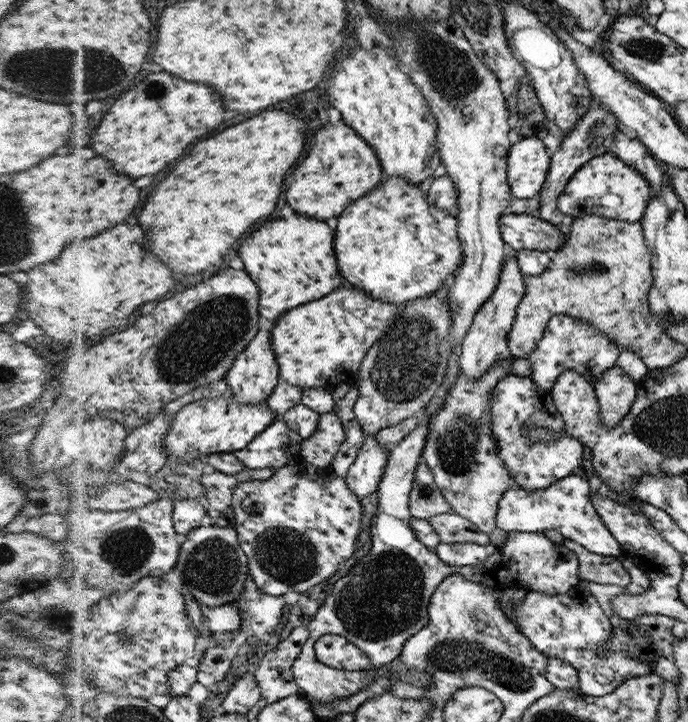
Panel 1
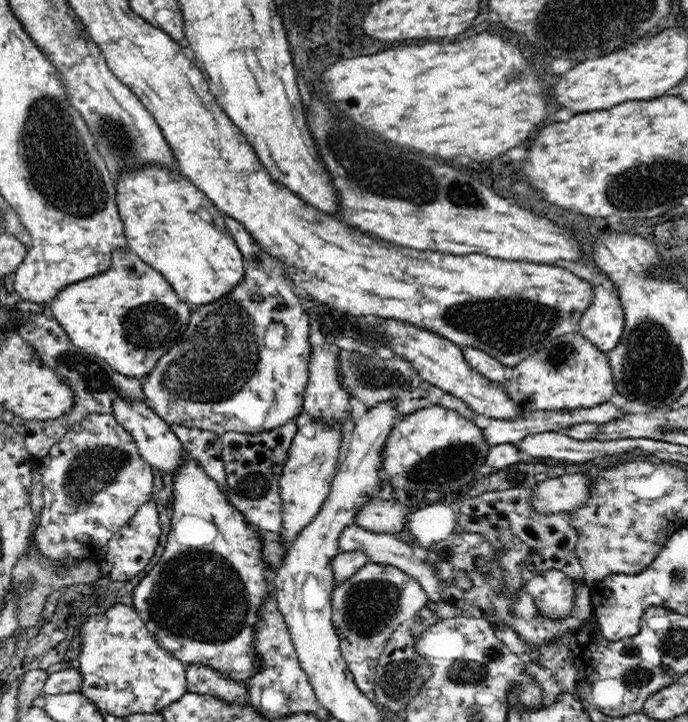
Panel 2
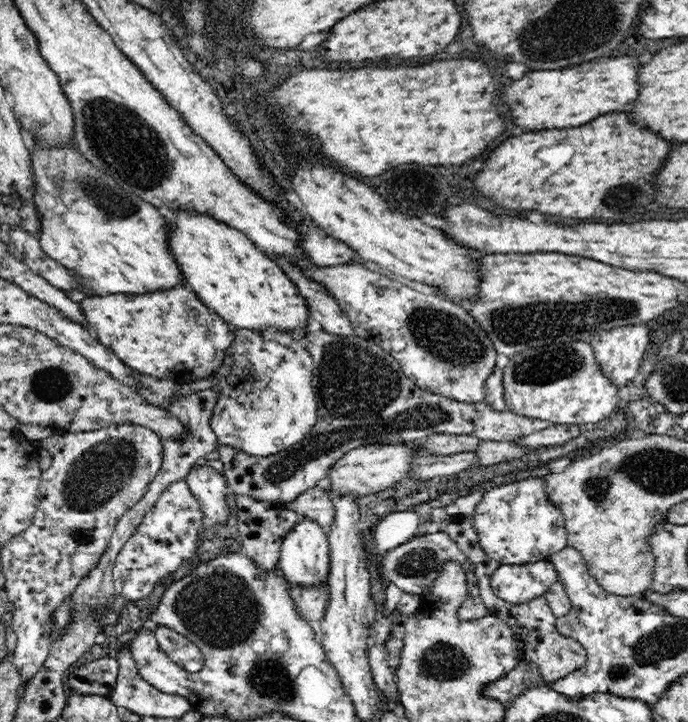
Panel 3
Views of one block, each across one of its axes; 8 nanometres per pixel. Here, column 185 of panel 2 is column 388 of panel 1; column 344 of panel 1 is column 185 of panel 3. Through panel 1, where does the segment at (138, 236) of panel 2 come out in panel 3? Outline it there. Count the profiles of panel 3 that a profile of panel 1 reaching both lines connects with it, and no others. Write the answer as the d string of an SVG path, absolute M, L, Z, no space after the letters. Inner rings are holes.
M176 210L176 219L169 222L173 228L170 247L187 288L228 322L233 330L266 332L274 329L275 332L304 333L310 317L308 299L274 258L254 245L241 231L212 217Z

